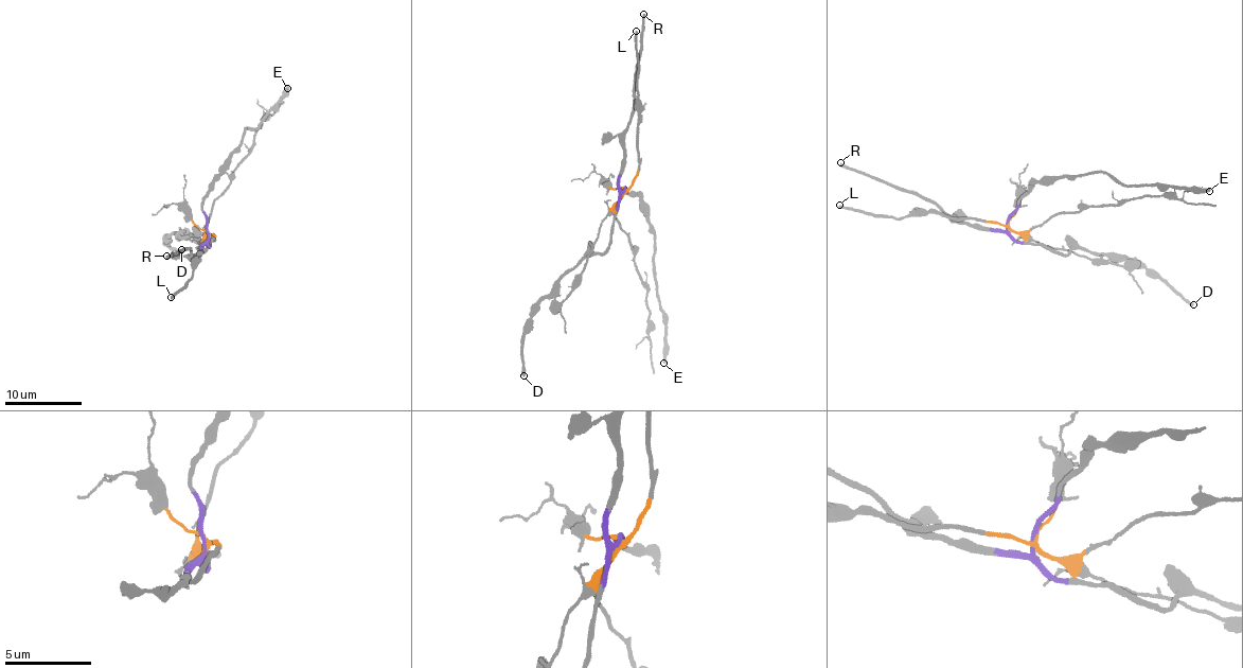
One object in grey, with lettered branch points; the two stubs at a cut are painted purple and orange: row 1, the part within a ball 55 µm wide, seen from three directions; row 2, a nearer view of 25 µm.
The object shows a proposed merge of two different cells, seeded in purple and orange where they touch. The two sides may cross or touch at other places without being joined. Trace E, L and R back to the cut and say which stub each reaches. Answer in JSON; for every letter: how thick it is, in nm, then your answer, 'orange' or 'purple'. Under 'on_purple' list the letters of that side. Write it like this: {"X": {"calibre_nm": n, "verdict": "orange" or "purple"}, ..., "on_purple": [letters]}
{"E": {"calibre_nm": 340, "verdict": "purple"}, "L": {"calibre_nm": 260, "verdict": "orange"}, "R": {"calibre_nm": 280, "verdict": "purple"}, "on_purple": ["E", "R"]}

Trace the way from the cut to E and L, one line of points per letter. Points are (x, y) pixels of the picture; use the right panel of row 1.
E: (1008, 225), (1009, 214), (1035, 183), (1050, 183), (1065, 177), (1096, 172), (1108, 174), (1121, 183), (1210, 191)
L: (1008, 225), (918, 211), (899, 218), (864, 214), (839, 205)

